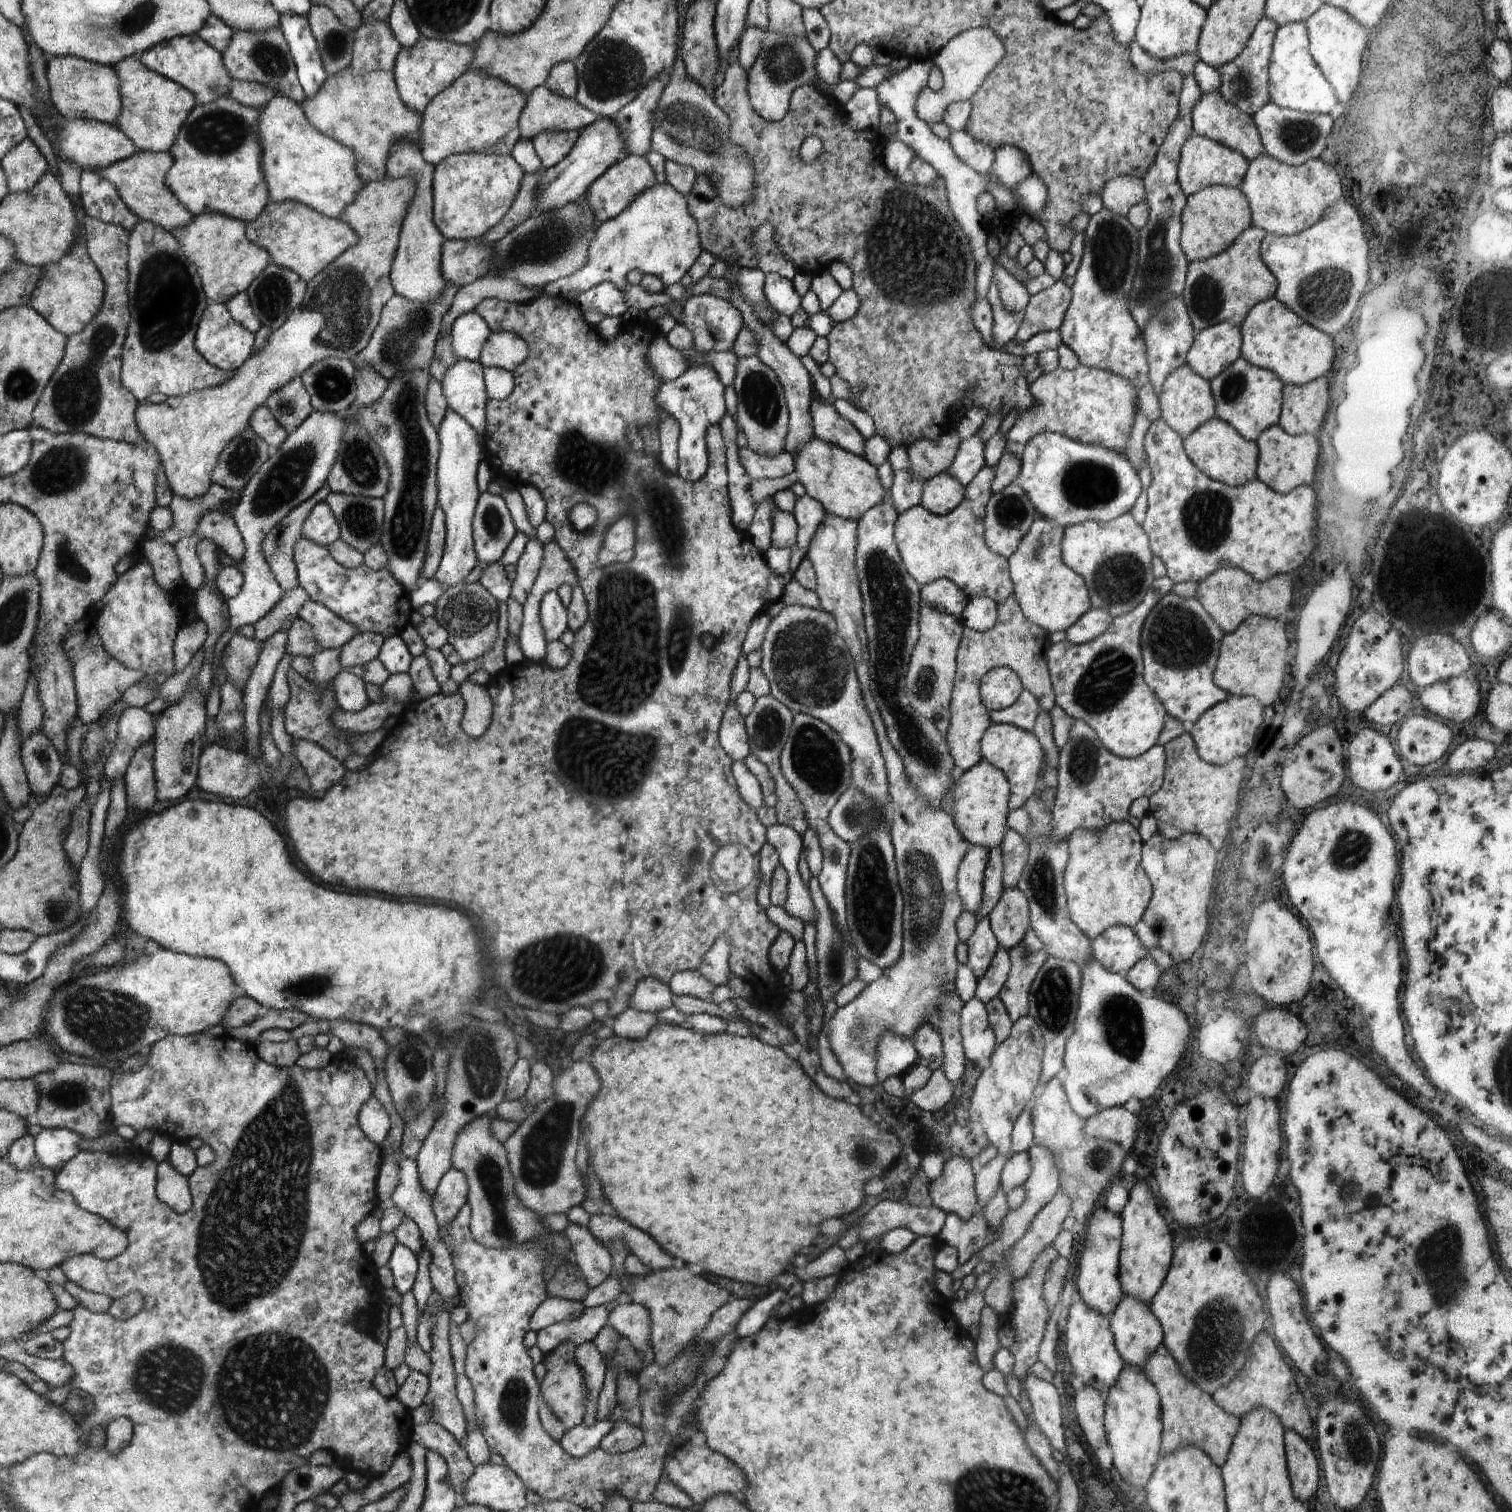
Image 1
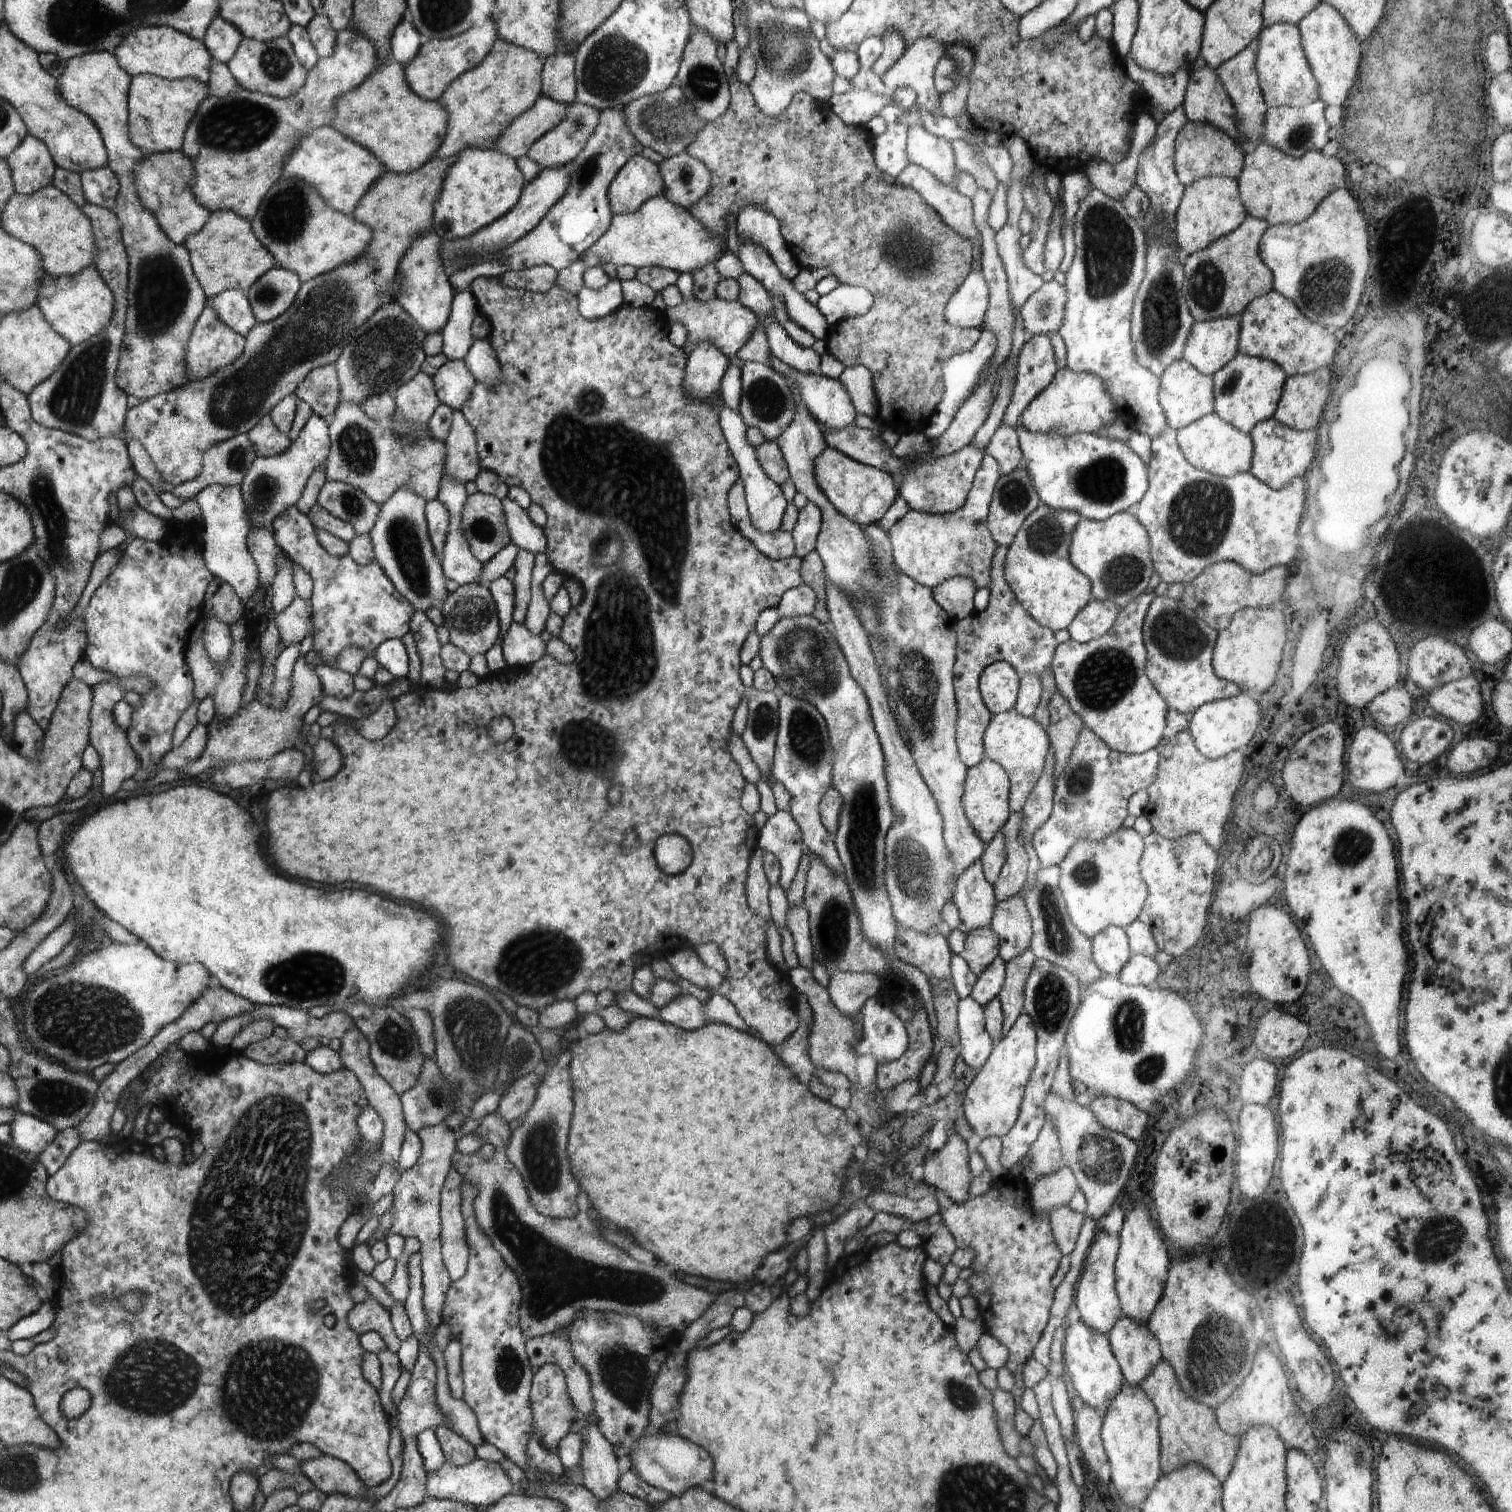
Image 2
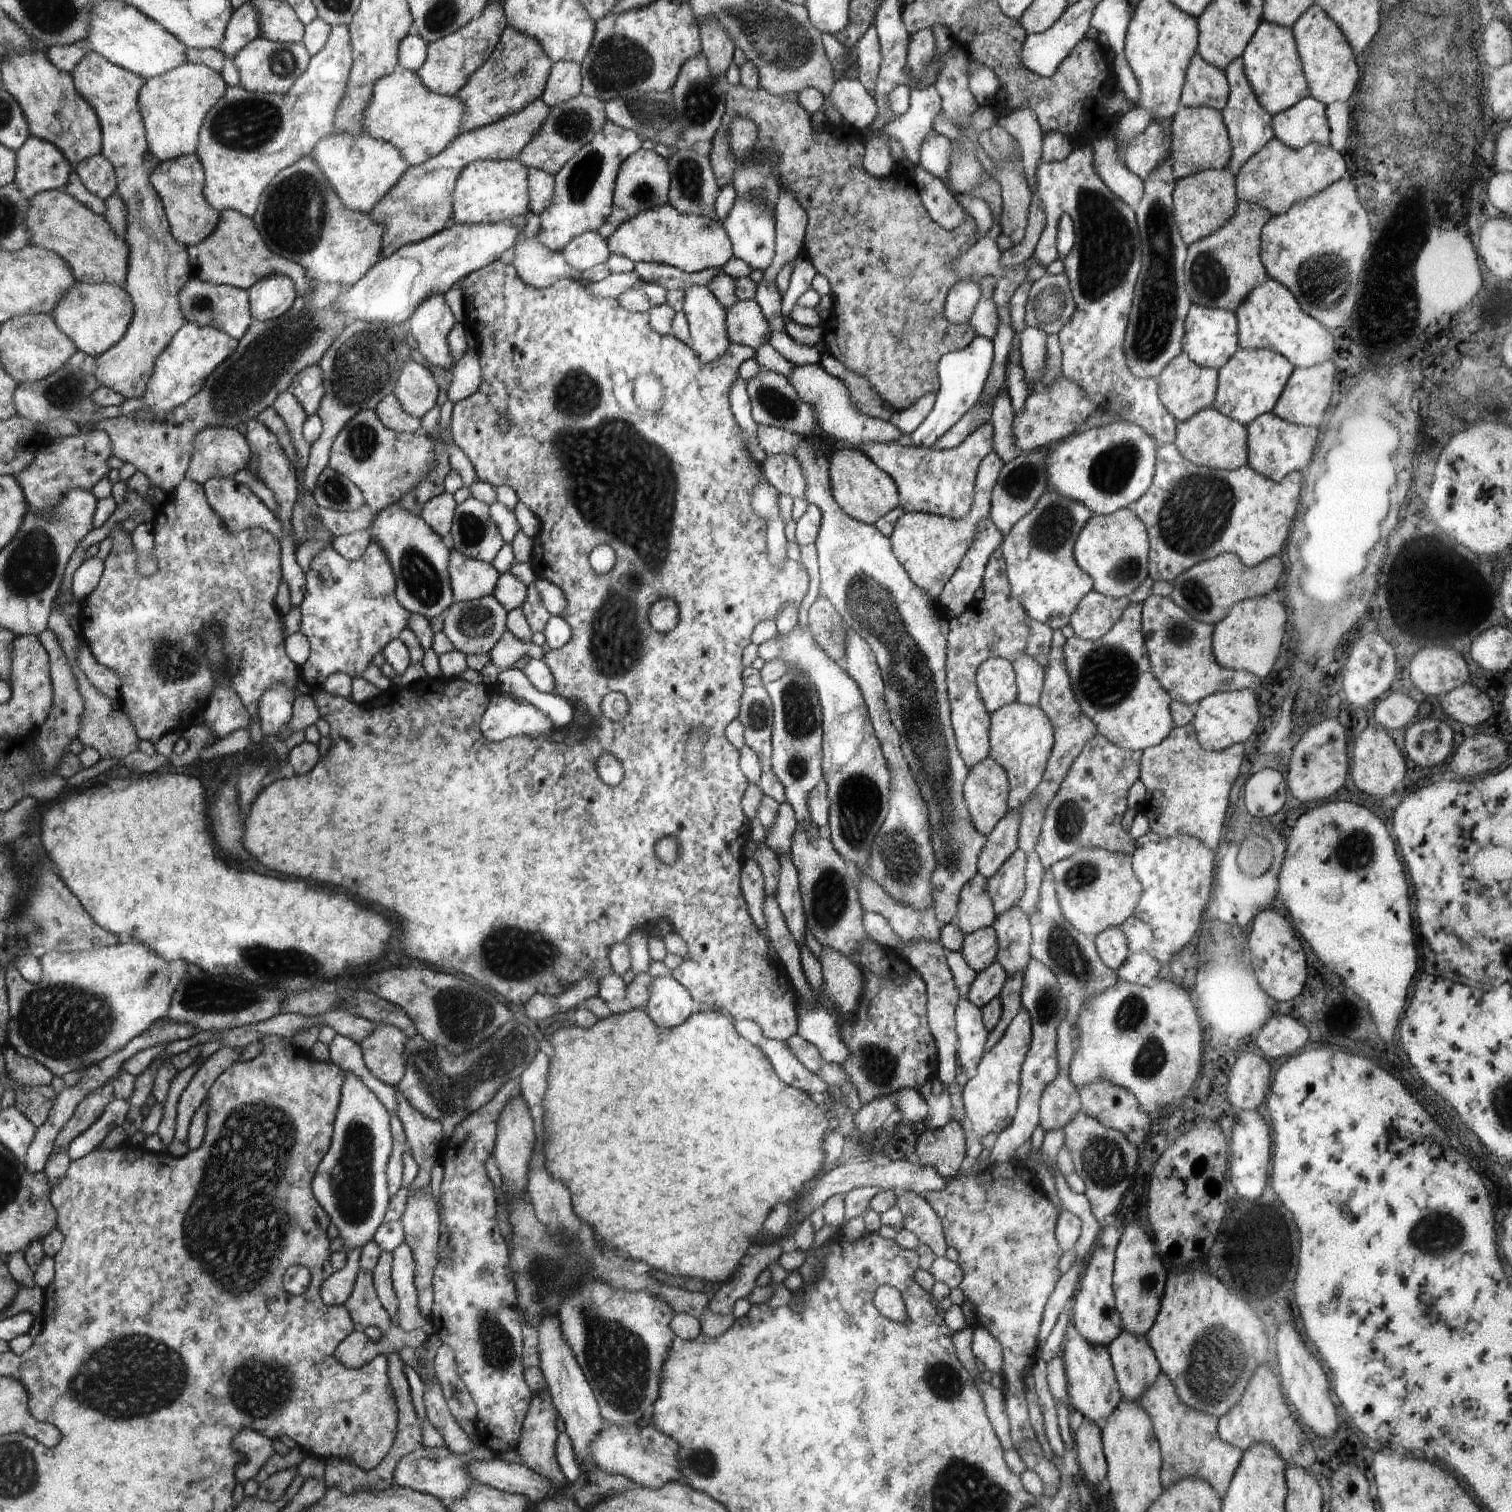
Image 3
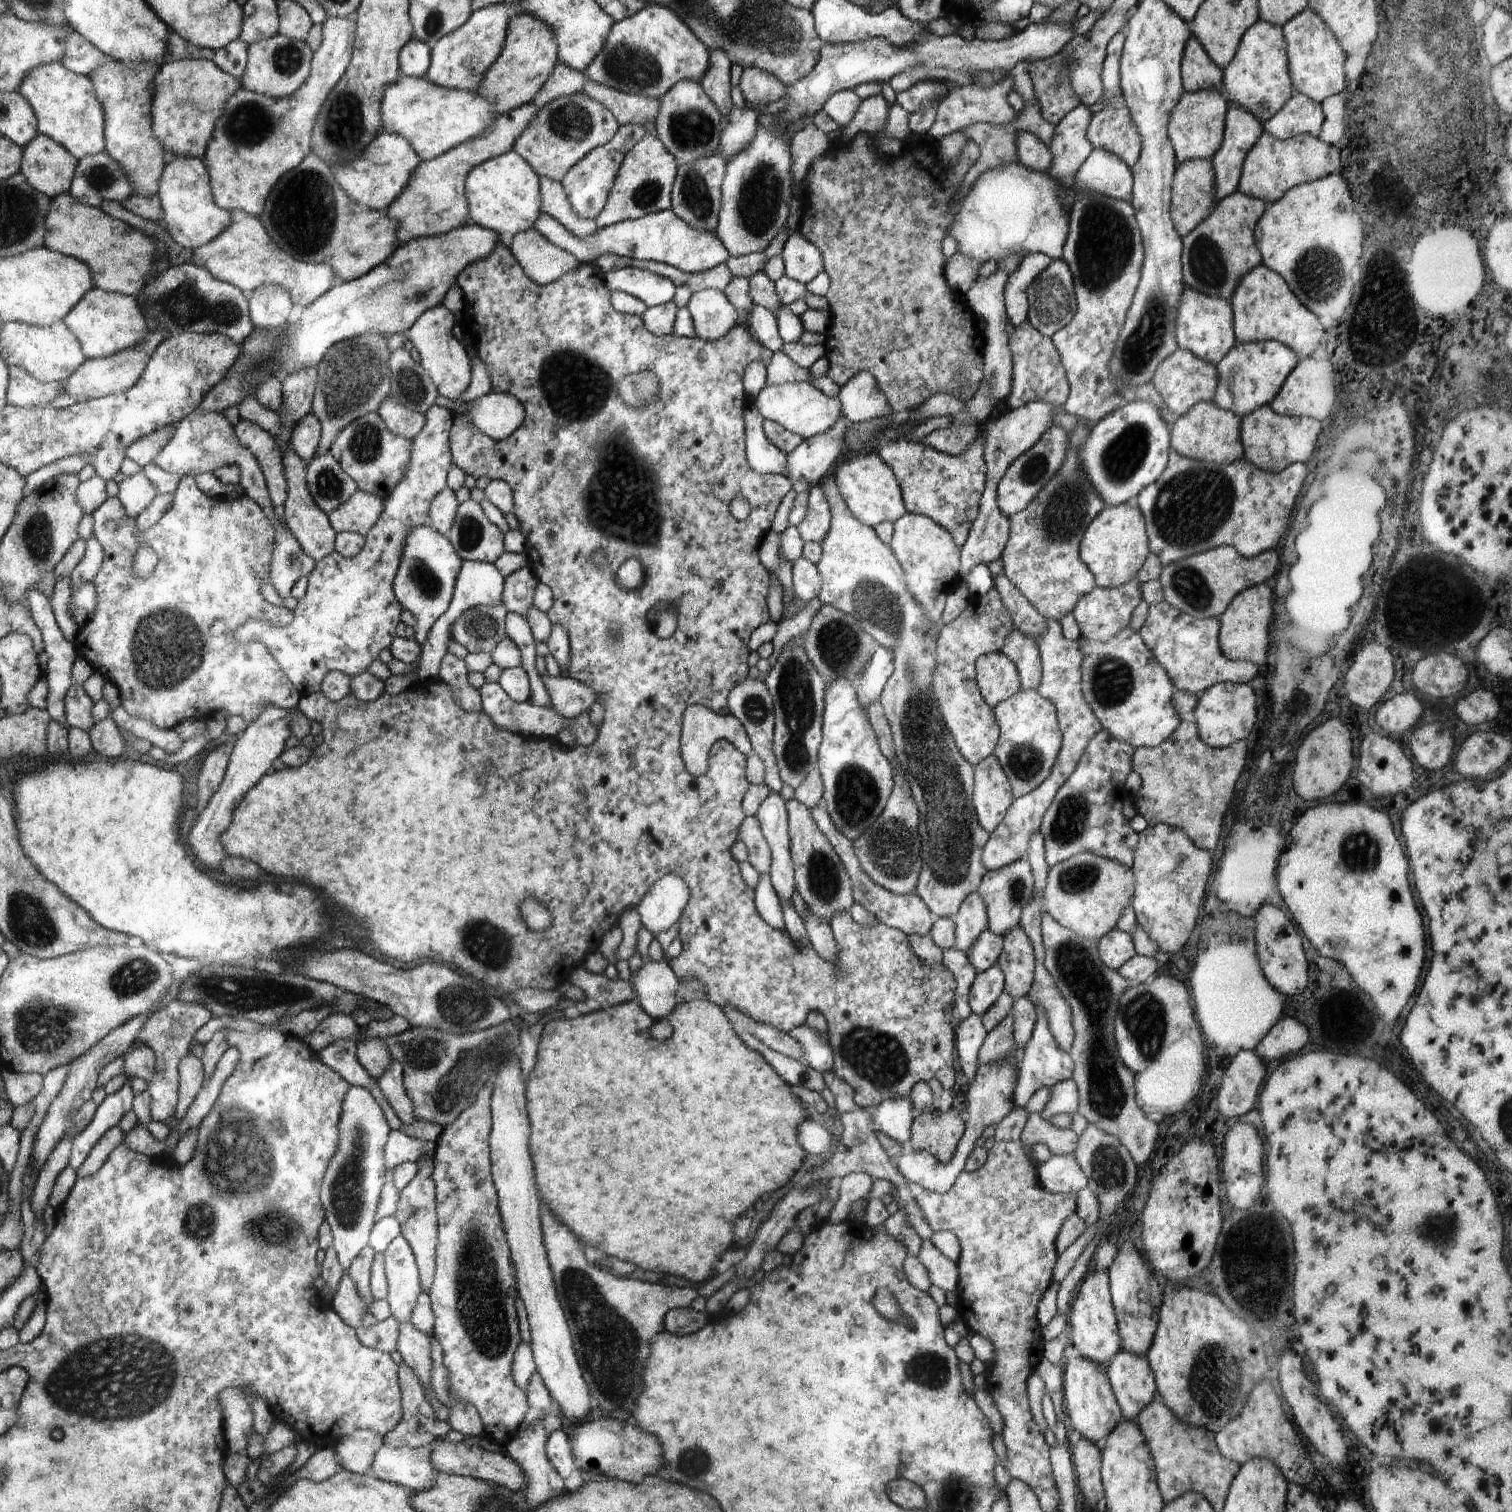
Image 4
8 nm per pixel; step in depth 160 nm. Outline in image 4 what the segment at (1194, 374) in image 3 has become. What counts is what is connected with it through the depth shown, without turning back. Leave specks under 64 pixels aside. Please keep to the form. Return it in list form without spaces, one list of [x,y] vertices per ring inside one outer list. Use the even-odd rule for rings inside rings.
[[[1178,347],[1170,356],[1167,356],[1156,369],[1150,382],[1156,387],[1164,399],[1168,410],[1177,416],[1185,415],[1197,402],[1212,402],[1217,391],[1217,365],[1206,362],[1192,352]]]

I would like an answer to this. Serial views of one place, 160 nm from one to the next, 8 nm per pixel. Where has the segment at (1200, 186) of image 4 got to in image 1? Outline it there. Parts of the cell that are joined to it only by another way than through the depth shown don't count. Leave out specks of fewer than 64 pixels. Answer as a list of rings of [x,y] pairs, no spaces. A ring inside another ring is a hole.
[[[1221,185],[1204,186],[1187,197],[1180,216],[1180,246],[1189,262],[1206,260],[1228,248],[1246,228],[1251,226],[1251,211],[1246,196],[1238,188]]]

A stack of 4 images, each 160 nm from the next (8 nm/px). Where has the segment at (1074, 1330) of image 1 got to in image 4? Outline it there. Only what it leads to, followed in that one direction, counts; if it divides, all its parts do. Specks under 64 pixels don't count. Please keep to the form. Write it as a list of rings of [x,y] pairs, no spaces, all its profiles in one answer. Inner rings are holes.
[[[1084,1357],[1065,1360],[1063,1365],[1063,1393],[1068,1428],[1076,1429],[1094,1444],[1108,1436],[1124,1418],[1120,1405],[1112,1392],[1107,1365]]]

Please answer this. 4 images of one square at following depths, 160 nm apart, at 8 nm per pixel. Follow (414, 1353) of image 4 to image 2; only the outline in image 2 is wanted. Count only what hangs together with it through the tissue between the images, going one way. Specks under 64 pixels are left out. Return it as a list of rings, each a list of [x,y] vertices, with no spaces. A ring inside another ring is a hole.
[[[440,1426],[434,1429],[446,1462],[452,1466],[461,1467],[470,1464],[476,1457],[475,1448],[468,1444],[458,1433],[448,1427]]]

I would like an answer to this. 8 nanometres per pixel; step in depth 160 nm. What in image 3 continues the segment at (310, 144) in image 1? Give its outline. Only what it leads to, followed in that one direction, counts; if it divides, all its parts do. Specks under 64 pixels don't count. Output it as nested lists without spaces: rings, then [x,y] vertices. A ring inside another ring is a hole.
[[[332,133],[319,140],[311,155],[318,162],[324,176],[330,180],[331,187],[335,188],[343,204],[361,213],[374,210],[409,167],[393,144],[376,140],[368,133],[362,135]]]

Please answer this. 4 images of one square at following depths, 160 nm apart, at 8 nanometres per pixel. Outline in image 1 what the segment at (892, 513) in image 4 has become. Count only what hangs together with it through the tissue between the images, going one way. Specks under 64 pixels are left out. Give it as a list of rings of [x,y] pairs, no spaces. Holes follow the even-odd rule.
[[[815,436],[798,448],[793,458],[793,472],[796,472],[798,482],[804,486],[807,495],[825,509],[825,513],[858,522],[864,513],[884,502],[888,495],[888,491],[880,483],[877,468],[870,462]]]

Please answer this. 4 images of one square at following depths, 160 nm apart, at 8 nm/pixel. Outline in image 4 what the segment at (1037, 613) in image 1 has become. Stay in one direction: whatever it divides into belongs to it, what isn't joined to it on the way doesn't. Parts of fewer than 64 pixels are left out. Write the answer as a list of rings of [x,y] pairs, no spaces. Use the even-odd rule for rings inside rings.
[[[1094,423],[1077,425],[1074,433],[1069,434],[1069,449],[1067,457],[1057,473],[1048,481],[1048,484],[1036,495],[1036,498],[1020,512],[1009,518],[1009,539],[1001,554],[1003,569],[1008,580],[1022,594],[1024,598],[1038,610],[1046,619],[1060,621],[1068,612],[1073,612],[1078,599],[1096,587],[1094,575],[1082,562],[1079,555],[1079,546],[1088,525],[1104,510],[1105,504],[1093,485],[1088,484],[1084,472],[1080,470],[1078,451],[1083,447],[1087,434]]]

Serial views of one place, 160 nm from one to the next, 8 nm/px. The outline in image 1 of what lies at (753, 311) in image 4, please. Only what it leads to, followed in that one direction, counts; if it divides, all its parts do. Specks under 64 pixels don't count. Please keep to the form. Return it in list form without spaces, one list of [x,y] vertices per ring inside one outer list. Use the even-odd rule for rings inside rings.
[[[710,294],[690,295],[682,308],[684,308],[684,312],[682,312],[680,324],[692,332],[694,348],[698,352],[704,354],[704,352],[732,351],[740,330],[745,326],[740,310],[732,302]],[[663,340],[653,344],[648,362],[659,374],[660,380],[663,382],[676,380],[689,368],[688,356],[684,352],[680,352],[680,350],[673,349]]]

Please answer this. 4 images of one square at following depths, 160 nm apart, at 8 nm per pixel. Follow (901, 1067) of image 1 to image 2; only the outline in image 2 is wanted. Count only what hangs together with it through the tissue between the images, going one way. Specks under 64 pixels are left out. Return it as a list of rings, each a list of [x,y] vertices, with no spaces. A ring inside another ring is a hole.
[[[878,996],[870,997],[863,1004],[860,1016],[862,1023],[868,1026],[868,1032],[853,1045],[857,1056],[872,1054],[878,1065],[904,1056],[909,1036],[903,1020],[889,1004],[884,1004]]]

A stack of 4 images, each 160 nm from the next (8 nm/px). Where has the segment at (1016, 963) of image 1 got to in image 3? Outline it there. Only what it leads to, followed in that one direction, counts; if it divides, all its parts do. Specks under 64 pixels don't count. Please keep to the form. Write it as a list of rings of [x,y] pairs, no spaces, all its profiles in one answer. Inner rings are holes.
[[[1012,975],[1004,983],[999,997],[1002,1001],[1002,1014],[998,1024],[994,1027],[992,1032],[988,1033],[986,1039],[985,1052],[988,1052],[1005,1033],[1007,1026],[1012,1022],[1012,1019],[1016,1016],[1016,1013],[1021,1009],[1021,990],[1023,987],[1023,977],[1020,975]]]

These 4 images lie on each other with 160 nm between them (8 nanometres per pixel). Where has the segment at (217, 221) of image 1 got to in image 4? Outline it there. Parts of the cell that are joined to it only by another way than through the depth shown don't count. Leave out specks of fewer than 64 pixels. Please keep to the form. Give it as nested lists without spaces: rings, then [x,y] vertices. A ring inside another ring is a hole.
[[[231,211],[231,224],[218,238],[193,250],[193,262],[206,267],[216,278],[236,285],[249,295],[255,288],[264,285],[284,287],[295,304],[309,307],[334,286],[334,270],[330,265],[313,265],[285,253],[272,242],[268,232],[264,232],[258,218],[244,211]]]

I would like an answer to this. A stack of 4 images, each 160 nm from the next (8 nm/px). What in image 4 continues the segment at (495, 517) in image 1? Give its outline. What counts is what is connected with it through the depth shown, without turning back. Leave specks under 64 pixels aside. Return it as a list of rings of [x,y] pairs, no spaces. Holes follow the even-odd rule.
[[[472,498],[459,503],[447,539],[464,561],[494,563],[506,550],[506,534],[488,520],[480,503]]]

